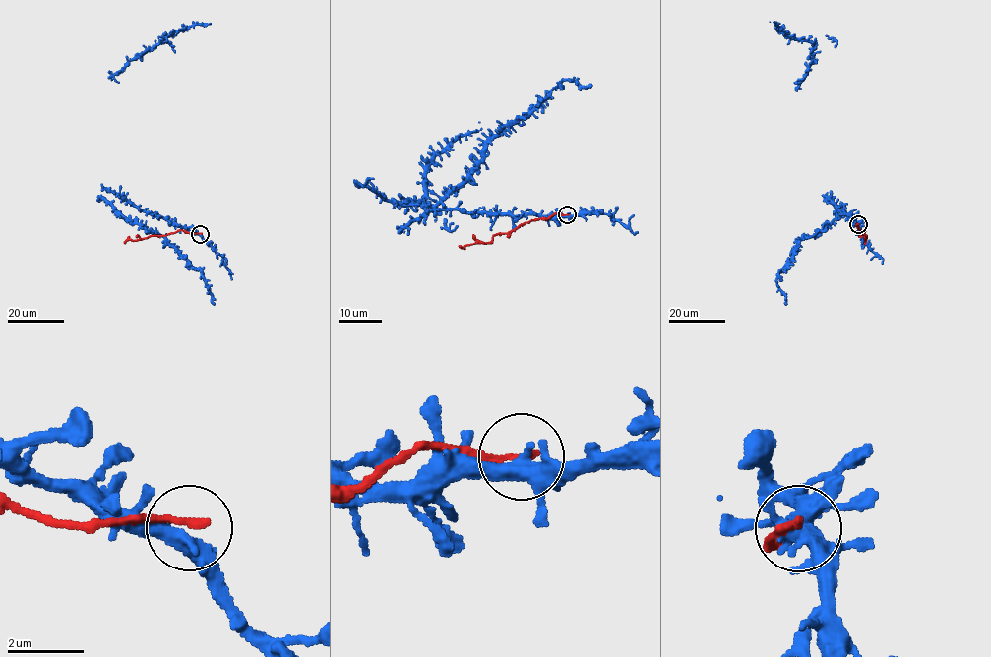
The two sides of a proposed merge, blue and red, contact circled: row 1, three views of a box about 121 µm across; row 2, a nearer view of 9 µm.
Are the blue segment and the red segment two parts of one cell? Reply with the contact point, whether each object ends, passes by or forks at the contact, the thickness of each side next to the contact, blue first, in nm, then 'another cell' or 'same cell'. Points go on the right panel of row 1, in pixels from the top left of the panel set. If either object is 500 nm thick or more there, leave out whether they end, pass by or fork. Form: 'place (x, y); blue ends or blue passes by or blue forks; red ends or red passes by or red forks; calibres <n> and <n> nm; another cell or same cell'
place (858, 224); blue forks; red ends; calibres 360 and 190 nm; another cell

